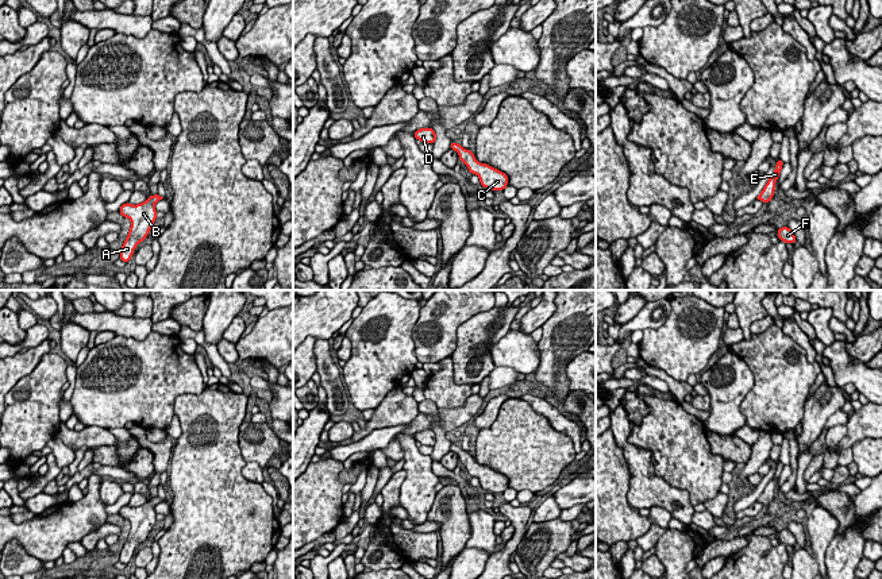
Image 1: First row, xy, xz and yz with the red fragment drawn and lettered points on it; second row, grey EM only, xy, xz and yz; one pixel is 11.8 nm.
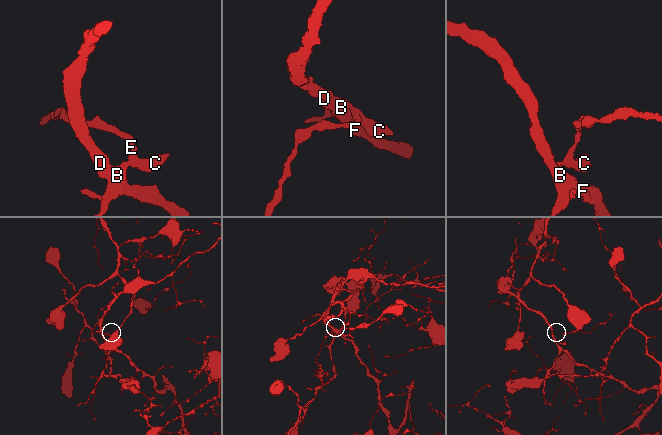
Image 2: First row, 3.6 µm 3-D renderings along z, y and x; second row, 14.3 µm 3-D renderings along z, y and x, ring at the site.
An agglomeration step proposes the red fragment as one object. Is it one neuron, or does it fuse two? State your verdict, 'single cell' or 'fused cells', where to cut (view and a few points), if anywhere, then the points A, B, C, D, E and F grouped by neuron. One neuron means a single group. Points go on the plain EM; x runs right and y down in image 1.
single cell; no cut; A B C D E F

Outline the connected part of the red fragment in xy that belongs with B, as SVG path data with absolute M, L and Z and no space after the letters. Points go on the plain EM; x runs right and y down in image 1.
M151 497L145 505L126 505L120 509L119 516L131 522L128 537L120 551L120 563L127 566L138 547L146 541L157 521L154 506L162 501L159 497Z

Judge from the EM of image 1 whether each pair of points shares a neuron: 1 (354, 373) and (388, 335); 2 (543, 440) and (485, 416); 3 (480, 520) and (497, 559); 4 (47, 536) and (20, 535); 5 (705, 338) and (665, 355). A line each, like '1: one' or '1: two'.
1: one
2: two
3: two
4: one
5: one

